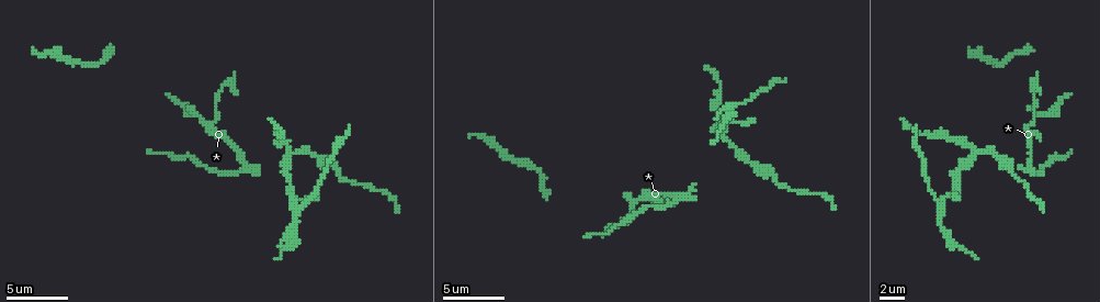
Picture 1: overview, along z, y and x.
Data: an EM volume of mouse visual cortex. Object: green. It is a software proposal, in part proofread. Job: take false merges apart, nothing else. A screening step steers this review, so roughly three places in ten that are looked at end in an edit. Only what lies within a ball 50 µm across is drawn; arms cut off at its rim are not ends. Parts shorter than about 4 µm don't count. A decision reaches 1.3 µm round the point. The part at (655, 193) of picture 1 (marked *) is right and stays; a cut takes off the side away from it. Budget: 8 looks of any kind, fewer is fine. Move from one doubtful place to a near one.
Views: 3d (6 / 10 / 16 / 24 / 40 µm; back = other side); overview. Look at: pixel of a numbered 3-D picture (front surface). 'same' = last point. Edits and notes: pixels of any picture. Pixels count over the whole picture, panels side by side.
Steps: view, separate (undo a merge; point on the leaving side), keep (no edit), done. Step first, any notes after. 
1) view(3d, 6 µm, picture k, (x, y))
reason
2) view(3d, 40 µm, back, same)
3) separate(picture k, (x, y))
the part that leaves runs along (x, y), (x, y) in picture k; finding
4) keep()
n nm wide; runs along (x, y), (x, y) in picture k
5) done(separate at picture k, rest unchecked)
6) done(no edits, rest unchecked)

view(3d, 6 µm, picture 1, (644, 199))

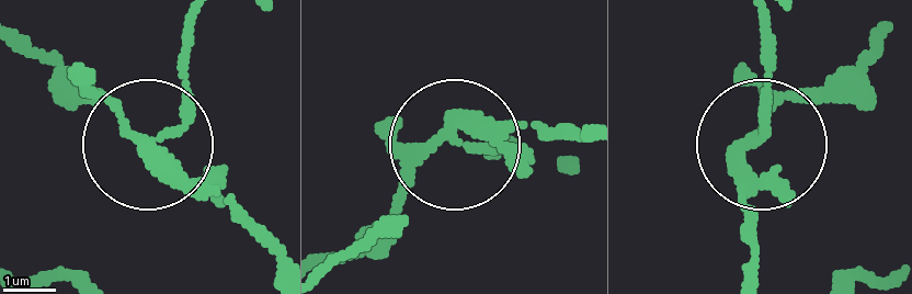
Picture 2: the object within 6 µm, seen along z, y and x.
separate(picture 2, (185, 82))
side arm 5 µm; the part that leaves runs along (147, 140), (182, 105), (186, 13) in picture 2; two neurons meet here

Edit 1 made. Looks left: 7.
view(overview)

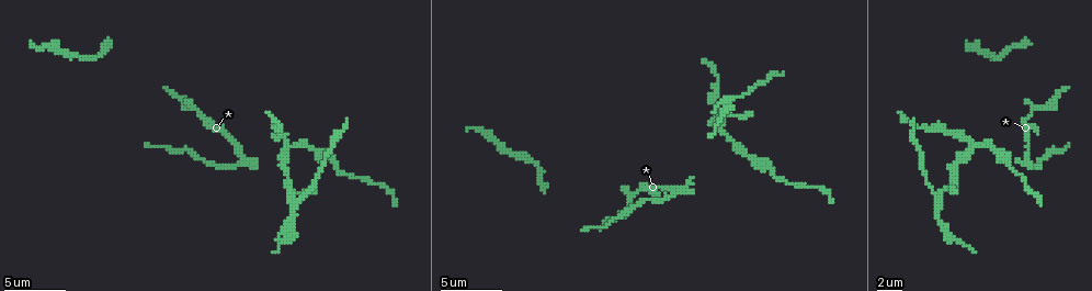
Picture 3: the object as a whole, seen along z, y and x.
view(3d, 16 µm, picture 3, (287, 146))

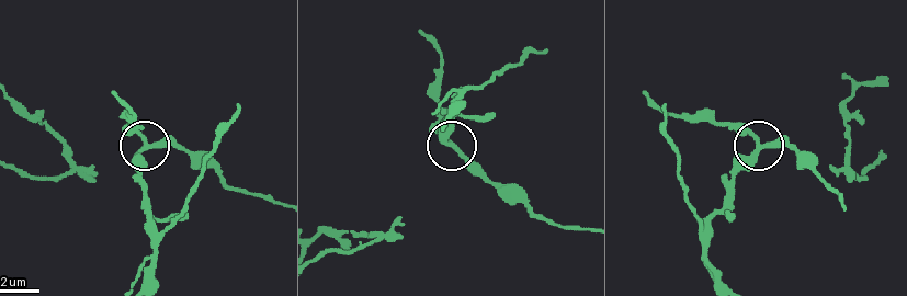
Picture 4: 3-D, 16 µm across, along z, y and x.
keep()
one neuron here

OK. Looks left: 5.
view(3d, 6 µm, picture 3, (242, 161))
looks like a crossing

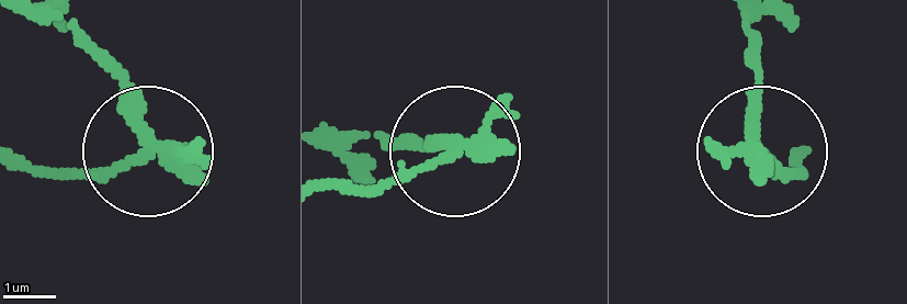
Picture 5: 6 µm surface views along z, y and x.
separate(picture 5, (93, 176))
side arm 9 µm; the part that leaves runs along (165, 153), (129, 166), (12, 166) in picture 5; a second neuron is stuck on

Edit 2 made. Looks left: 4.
view(3d, 10 µm, picture 3, (933, 201))
three arms meet

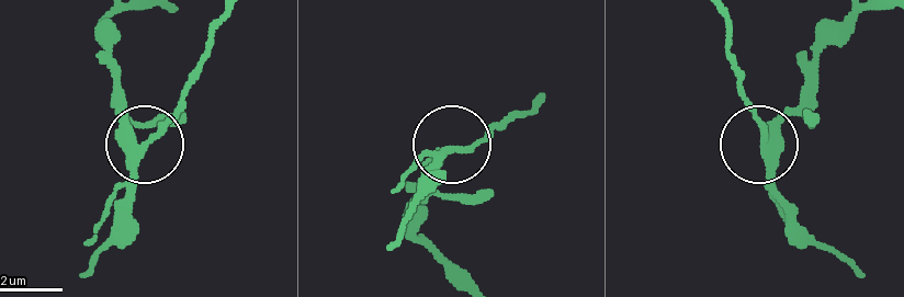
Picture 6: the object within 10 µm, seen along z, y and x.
separate(picture 6, (473, 151))
3 arms; a second neuron is stuck on

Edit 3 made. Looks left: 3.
done(separate at picture 2, separate at picture 5, separate at picture 6, rest unchecked)

